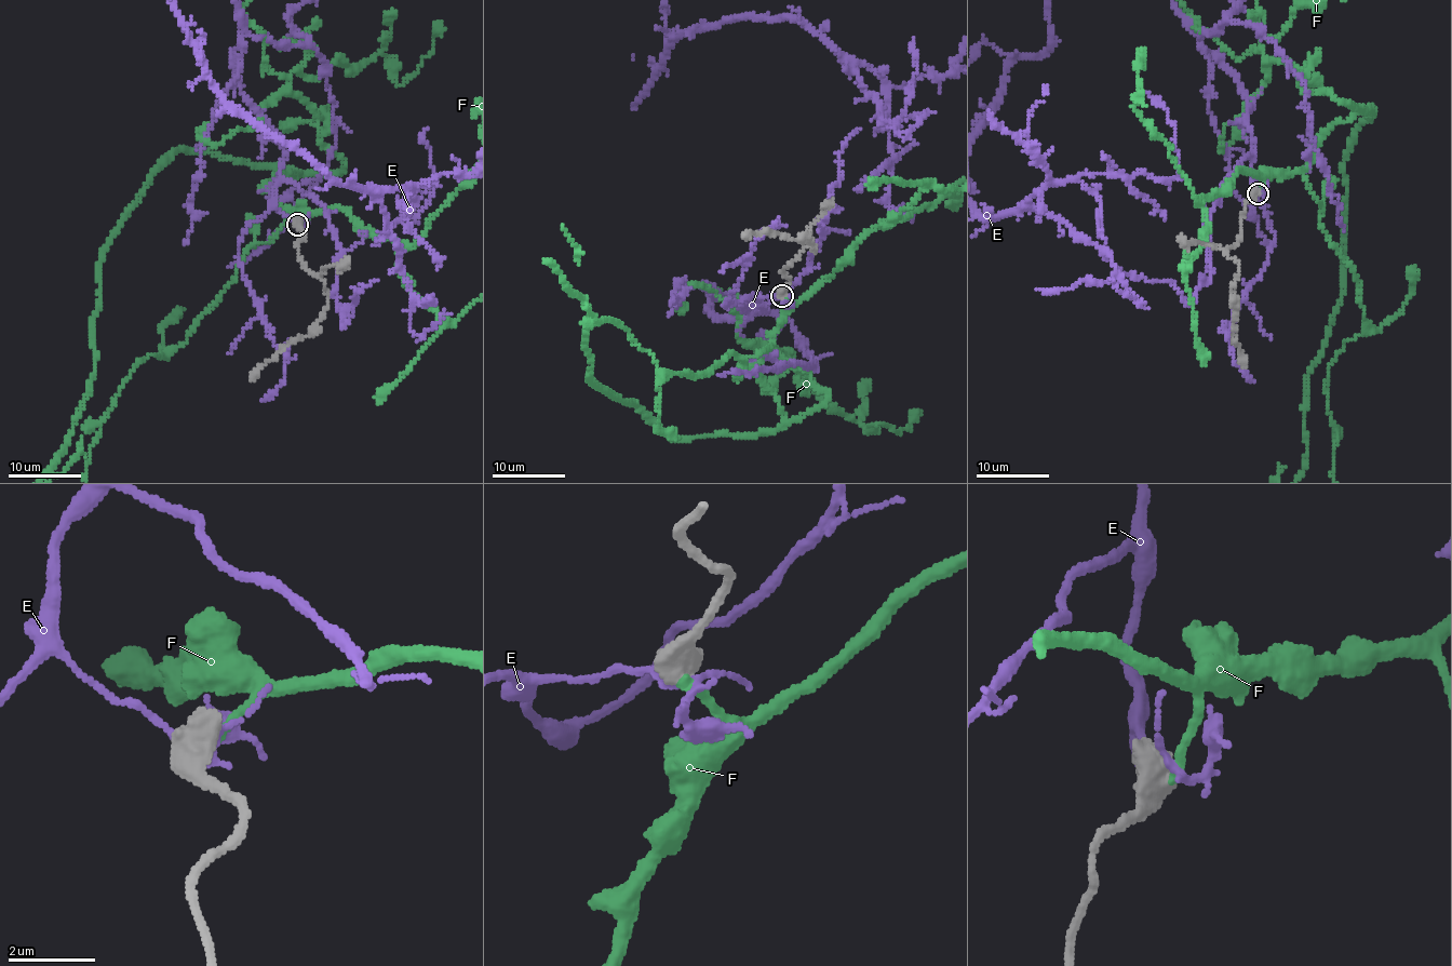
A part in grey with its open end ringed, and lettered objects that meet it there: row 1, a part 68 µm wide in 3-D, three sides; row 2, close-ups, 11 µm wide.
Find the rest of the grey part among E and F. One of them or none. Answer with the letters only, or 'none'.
F

